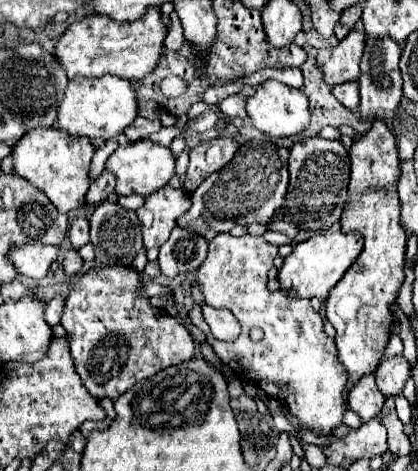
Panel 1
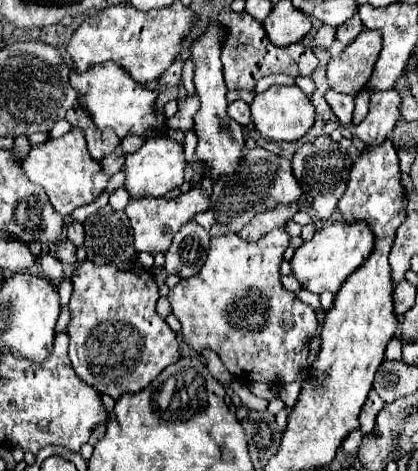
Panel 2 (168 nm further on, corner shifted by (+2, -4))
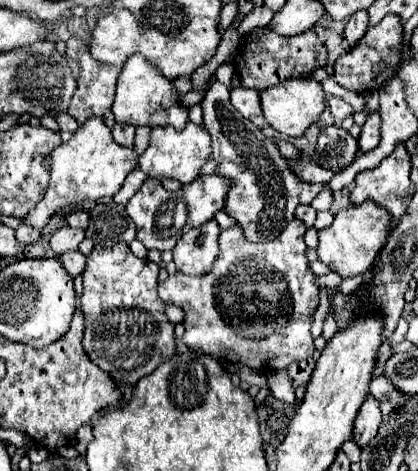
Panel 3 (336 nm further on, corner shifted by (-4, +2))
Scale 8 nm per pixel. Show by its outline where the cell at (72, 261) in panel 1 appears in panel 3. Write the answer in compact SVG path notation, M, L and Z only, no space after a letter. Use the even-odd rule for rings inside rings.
M63 226L57 232L53 232L53 236L51 236L51 248L53 248L55 254L65 254L69 250L77 250L77 246L81 244L83 238L85 238L85 232L81 228Z

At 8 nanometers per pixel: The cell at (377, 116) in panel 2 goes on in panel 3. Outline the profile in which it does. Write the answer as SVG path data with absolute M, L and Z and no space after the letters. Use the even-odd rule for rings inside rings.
M379 112L369 114L367 122L363 124L363 132L359 136L359 148L363 152L369 152L369 150L373 150L379 144L379 140L381 140L379 128L381 128L381 116L379 116Z

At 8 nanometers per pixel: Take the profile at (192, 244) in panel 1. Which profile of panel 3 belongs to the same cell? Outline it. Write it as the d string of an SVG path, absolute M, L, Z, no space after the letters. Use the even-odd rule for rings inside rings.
M209 220L207 224L183 234L173 248L173 262L177 270L189 276L205 276L219 254L219 232L217 222Z

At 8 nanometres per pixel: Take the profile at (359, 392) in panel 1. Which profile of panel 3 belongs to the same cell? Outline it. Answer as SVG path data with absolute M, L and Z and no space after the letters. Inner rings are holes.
M369 394L365 404L359 410L359 416L355 420L355 434L353 440L357 440L361 446L369 444L375 436L377 436L377 428L381 424L381 408L379 408L379 400L373 400L373 396Z

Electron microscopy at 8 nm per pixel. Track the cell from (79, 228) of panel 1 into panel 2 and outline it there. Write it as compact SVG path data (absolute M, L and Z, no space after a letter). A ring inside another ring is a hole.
M71 222L67 226L67 240L75 246L83 246L83 226L79 222Z

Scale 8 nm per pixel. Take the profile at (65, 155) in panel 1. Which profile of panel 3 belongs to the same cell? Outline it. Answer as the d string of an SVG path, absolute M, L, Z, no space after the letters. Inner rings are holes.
M91 118L73 132L69 142L63 142L59 148L49 152L45 164L51 174L47 194L35 206L35 210L23 218L23 222L33 228L43 228L47 220L63 206L115 196L123 186L127 174L137 166L137 154L133 148L119 146L101 118Z

